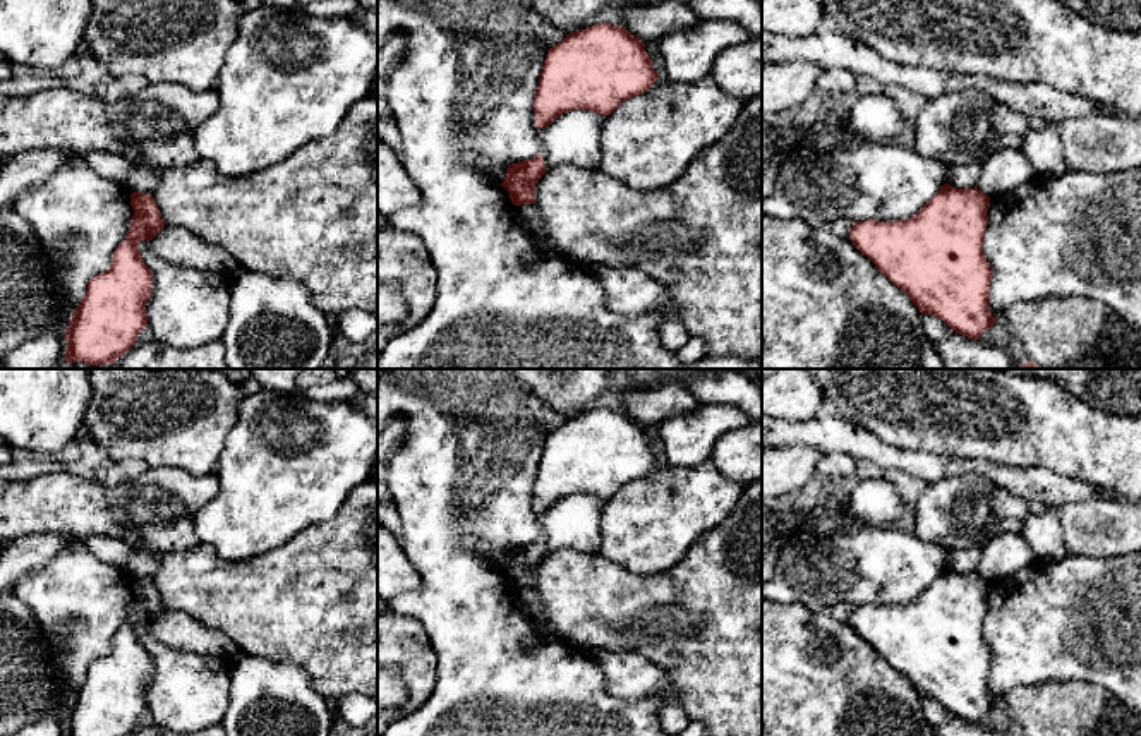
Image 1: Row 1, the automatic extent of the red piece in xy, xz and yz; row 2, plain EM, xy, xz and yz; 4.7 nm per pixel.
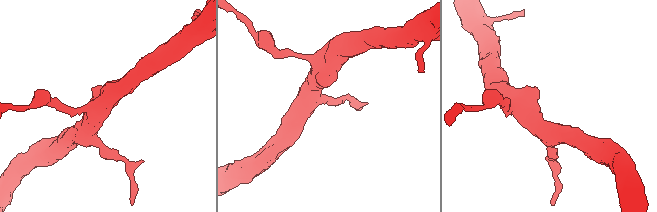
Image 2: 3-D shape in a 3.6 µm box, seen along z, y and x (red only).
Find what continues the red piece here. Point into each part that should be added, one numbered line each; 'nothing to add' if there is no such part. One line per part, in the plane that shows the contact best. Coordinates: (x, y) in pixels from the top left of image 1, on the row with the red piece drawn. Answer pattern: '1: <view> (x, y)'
nothing to add

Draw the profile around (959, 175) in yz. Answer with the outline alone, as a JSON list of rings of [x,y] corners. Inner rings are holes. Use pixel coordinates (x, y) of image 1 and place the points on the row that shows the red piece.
[[[978,163],[954,165],[947,168],[945,184],[952,187],[973,189],[978,185],[978,180],[980,180]]]

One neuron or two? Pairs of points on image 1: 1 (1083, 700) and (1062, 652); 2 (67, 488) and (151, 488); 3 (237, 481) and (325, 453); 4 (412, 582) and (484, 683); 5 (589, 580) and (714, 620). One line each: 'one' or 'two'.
1: two
2: one
3: one
4: two
5: one

